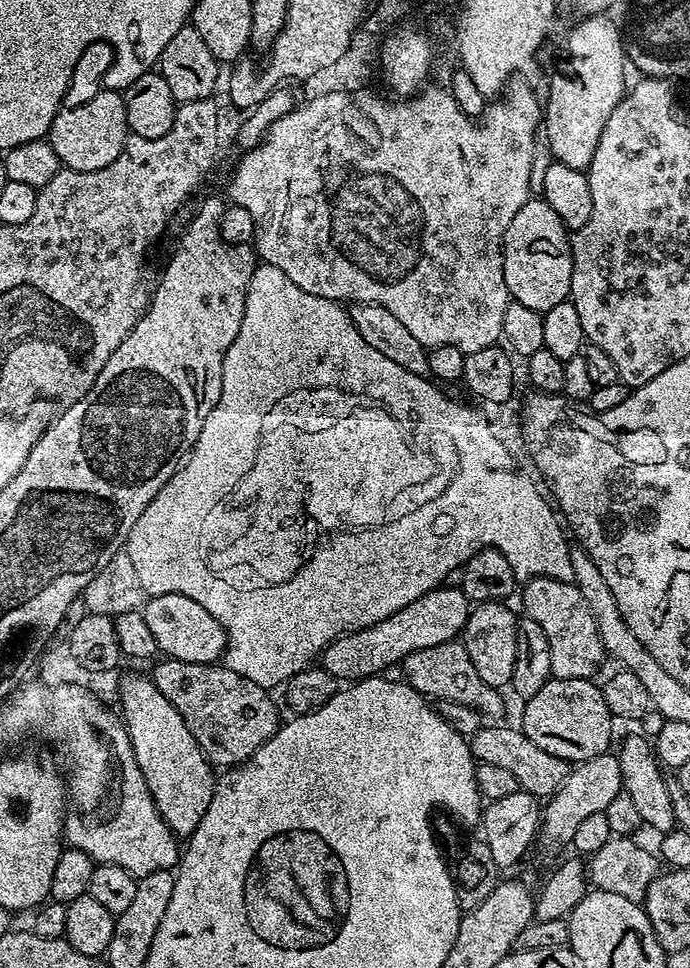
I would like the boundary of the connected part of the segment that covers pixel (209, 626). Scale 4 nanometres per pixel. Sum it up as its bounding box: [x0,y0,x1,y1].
[142,592,228,664]

